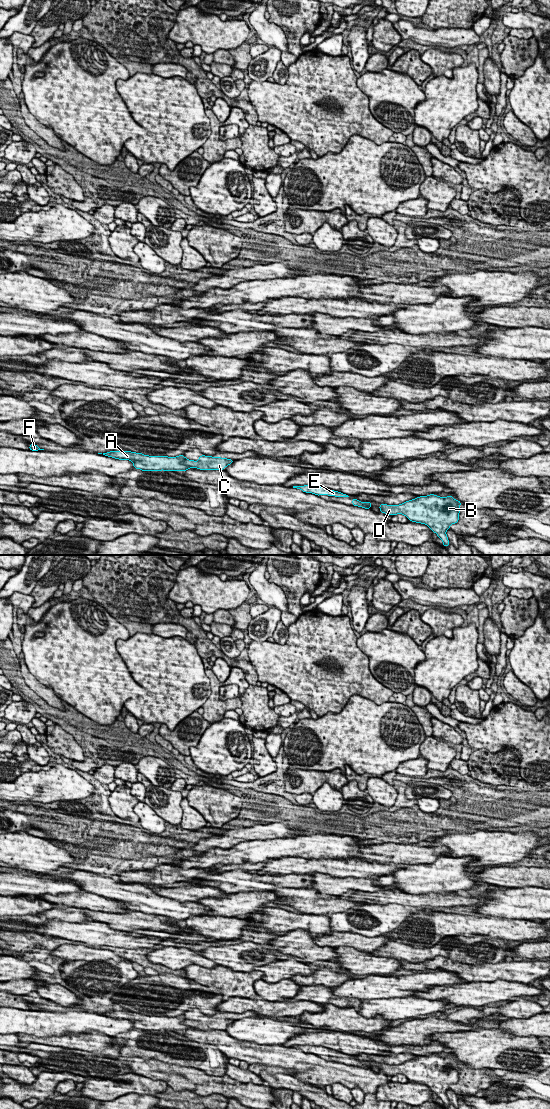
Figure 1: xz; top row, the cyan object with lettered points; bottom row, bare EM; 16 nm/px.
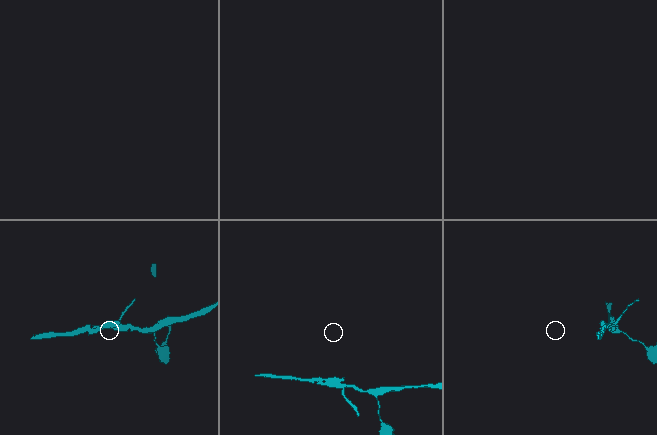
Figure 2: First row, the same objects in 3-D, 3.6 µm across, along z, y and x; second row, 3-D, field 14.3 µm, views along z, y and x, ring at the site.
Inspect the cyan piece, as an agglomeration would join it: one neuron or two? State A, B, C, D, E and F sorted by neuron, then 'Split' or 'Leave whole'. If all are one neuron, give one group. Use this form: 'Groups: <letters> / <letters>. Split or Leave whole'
Groups: A B D E F / C. Split

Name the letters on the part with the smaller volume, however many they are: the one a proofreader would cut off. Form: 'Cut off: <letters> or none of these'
Cut off: C

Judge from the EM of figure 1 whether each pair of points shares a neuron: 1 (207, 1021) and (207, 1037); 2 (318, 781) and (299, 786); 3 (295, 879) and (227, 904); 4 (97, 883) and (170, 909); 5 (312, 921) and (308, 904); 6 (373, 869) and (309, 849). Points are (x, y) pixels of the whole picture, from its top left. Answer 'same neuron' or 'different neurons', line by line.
1: different neurons
2: same neuron
3: different neurons
4: same neuron
5: different neurons
6: different neurons

